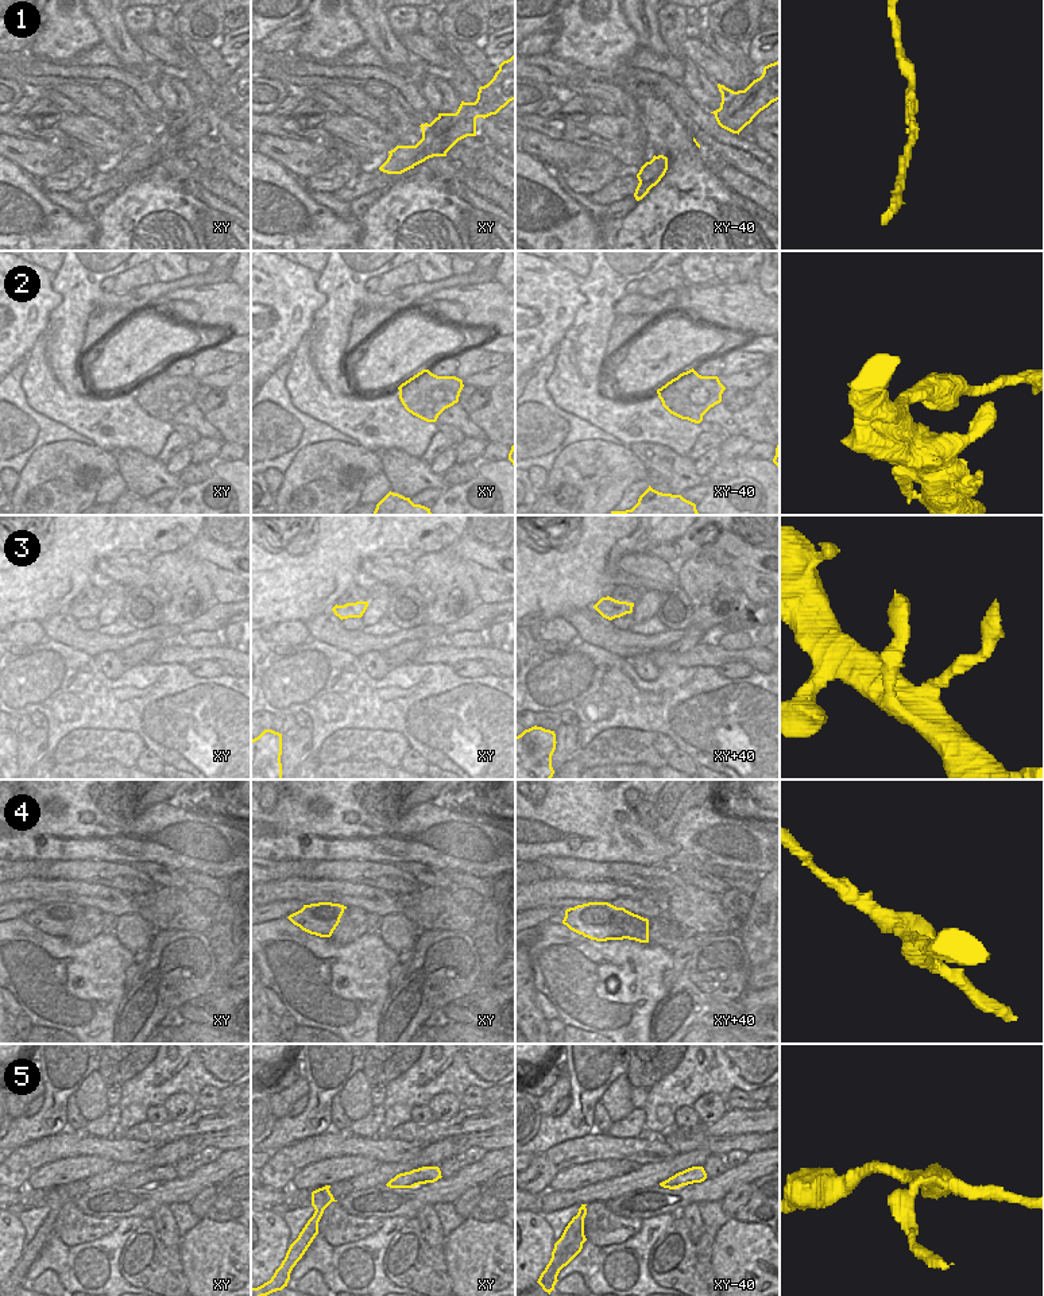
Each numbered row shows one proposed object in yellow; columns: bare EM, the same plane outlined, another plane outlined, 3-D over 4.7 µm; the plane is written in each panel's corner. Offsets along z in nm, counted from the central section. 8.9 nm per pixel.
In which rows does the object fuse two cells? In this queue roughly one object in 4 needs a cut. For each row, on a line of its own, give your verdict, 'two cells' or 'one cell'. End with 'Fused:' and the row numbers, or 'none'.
1: one cell
2: two cells
3: one cell
4: one cell
5: two cells
Fused: 2, 5

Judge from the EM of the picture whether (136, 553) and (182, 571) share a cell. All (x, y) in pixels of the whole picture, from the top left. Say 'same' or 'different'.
different

